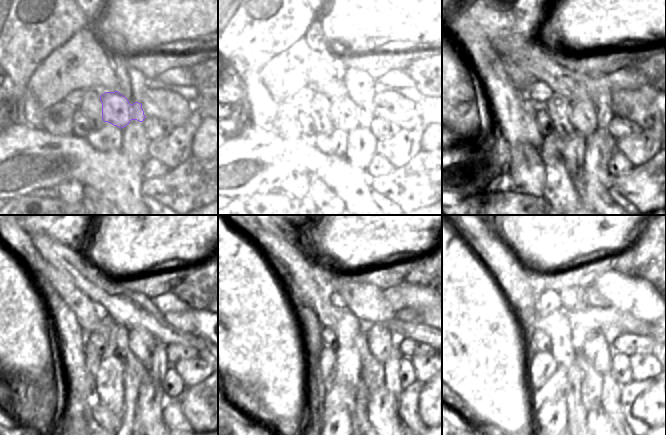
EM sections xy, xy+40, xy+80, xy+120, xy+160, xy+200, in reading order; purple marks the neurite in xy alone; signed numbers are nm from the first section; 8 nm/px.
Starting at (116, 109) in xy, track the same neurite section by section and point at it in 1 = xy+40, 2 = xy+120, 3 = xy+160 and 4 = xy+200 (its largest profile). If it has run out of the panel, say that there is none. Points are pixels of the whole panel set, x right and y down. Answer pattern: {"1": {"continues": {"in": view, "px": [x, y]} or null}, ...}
{"1": {"continues": {"in": "xy+40", "px": [361, 117]}}, "2": {"continues": {"in": "xy+120", "px": [141, 342]}}, "3": {"continues": {"in": "xy+160", "px": [369, 344]}}, "4": {"continues": {"in": "xy+200", "px": [595, 349]}}}

